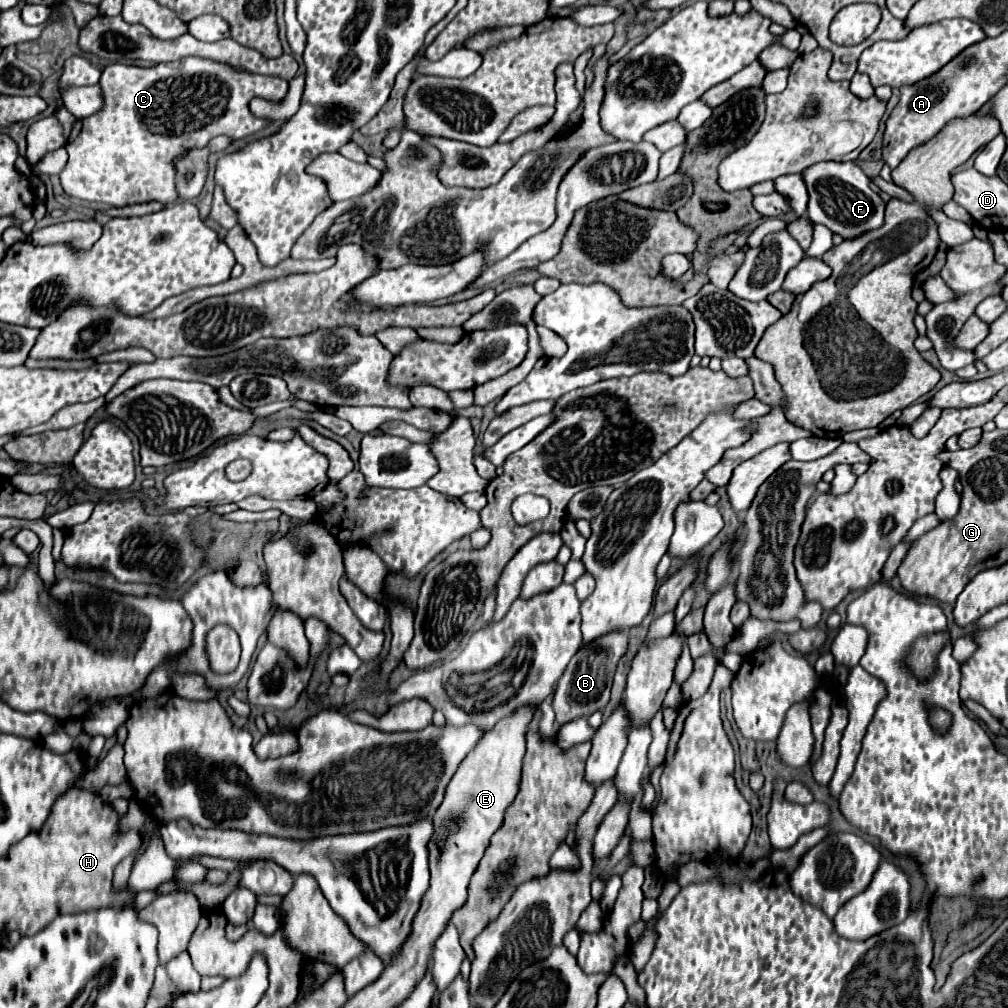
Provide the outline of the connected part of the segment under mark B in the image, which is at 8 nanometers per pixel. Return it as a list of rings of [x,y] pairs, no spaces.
[[[606,634],[604,638],[598,638],[596,642],[590,642],[588,646],[582,646],[574,658],[570,660],[570,664],[566,666],[564,674],[558,680],[556,692],[554,692],[554,700],[552,700],[552,708],[556,712],[556,726],[564,726],[576,718],[582,716],[590,716],[596,710],[602,710],[608,700],[610,700],[610,686],[612,686],[612,678],[616,672],[616,664],[618,660],[626,654],[626,640],[628,634]]]

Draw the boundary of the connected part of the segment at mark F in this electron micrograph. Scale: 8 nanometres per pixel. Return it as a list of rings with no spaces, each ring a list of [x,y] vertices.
[[[820,162],[804,170],[804,182],[808,186],[808,218],[814,224],[824,224],[844,240],[858,238],[884,224],[886,202],[878,192],[870,188],[870,178],[854,162]]]

